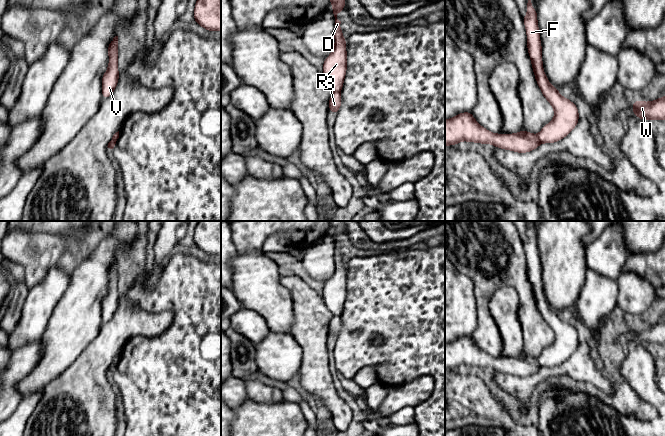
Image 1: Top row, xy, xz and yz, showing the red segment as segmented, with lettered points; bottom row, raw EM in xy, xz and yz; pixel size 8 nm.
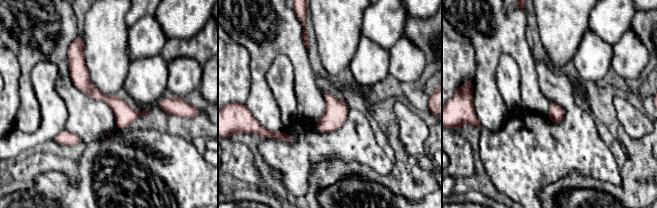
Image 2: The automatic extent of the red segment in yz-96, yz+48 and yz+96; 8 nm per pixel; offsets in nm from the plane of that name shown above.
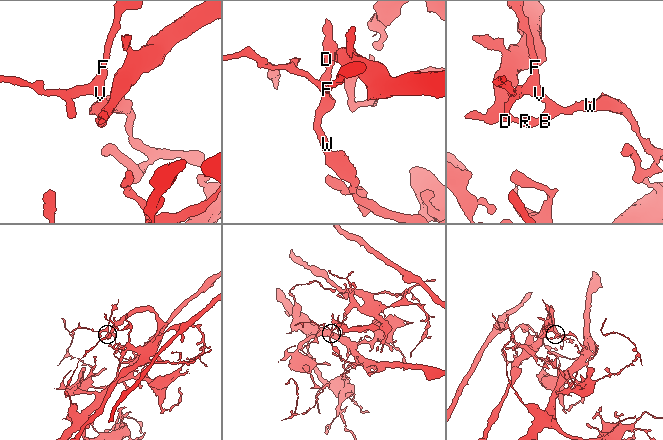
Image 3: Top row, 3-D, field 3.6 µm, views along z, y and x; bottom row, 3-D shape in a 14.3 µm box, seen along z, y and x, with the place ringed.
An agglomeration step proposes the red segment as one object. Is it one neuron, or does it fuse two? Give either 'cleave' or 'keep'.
cleave

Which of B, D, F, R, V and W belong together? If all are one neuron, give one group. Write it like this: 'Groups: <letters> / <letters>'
Groups: B F V W / D R

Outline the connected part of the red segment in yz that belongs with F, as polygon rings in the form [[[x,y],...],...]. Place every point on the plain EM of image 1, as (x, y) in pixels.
[[[528,221],[527,236],[523,244],[534,299],[542,318],[553,330],[555,336],[554,343],[542,352],[537,361],[540,367],[554,367],[566,361],[575,352],[579,344],[578,332],[559,318],[559,315],[549,307],[543,295],[537,235],[533,232],[530,221]]]

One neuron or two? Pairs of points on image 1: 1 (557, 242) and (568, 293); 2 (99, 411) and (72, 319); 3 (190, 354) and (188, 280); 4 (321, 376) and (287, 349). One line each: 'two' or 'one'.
1: one
2: two
3: one
4: two

